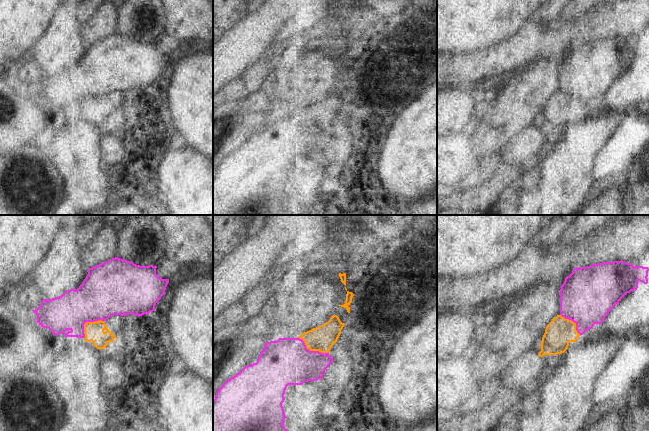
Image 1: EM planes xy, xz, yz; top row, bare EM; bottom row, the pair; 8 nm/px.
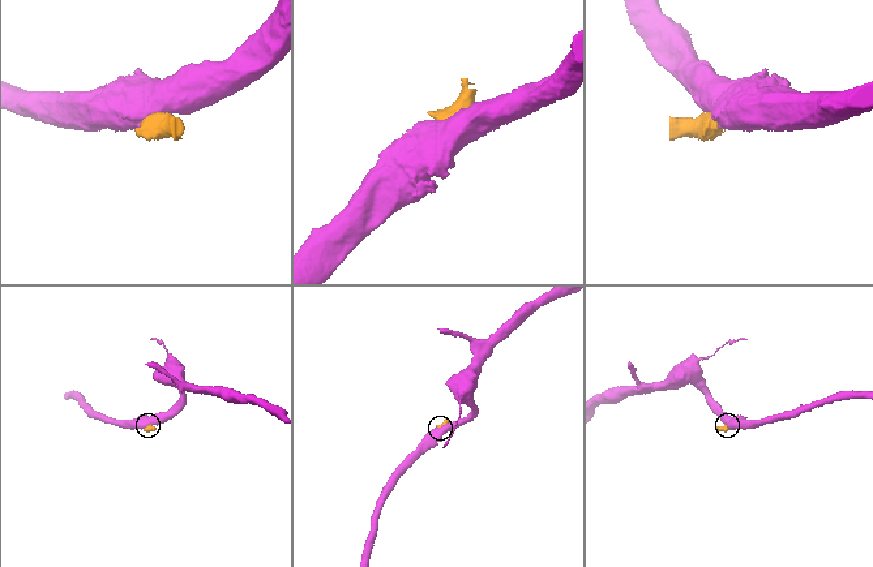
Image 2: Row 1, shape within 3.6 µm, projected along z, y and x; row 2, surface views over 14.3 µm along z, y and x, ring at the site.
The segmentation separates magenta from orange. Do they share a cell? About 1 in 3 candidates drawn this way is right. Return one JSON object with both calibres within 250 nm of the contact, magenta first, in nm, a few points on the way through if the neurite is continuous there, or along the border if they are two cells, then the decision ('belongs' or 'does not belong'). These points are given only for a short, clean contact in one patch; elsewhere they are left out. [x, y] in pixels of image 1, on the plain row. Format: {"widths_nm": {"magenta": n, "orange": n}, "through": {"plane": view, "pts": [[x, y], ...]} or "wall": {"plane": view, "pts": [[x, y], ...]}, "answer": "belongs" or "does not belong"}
{"widths_nm": {"magenta": 380, "orange": 200}, "wall": {"plane": "xz", "pts": [[298, 113], [310, 126], [328, 128]]}, "answer": "does not belong"}

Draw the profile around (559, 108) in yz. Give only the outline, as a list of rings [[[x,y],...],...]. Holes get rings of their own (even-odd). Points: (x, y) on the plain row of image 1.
[[[557,91],[545,105],[538,132],[562,130],[567,126],[569,119],[576,118],[579,112],[581,111],[576,106],[576,99]]]

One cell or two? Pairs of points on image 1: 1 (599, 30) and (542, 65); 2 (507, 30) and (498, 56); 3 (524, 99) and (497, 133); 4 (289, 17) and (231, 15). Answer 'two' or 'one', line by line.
1: two
2: two
3: one
4: two

